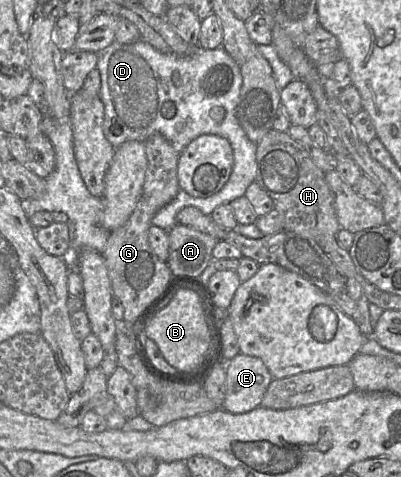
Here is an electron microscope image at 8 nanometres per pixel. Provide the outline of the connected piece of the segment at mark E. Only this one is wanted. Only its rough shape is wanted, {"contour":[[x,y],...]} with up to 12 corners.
{"contour":[[239,353],[225,365],[222,409],[260,406],[273,380],[263,361]]}

